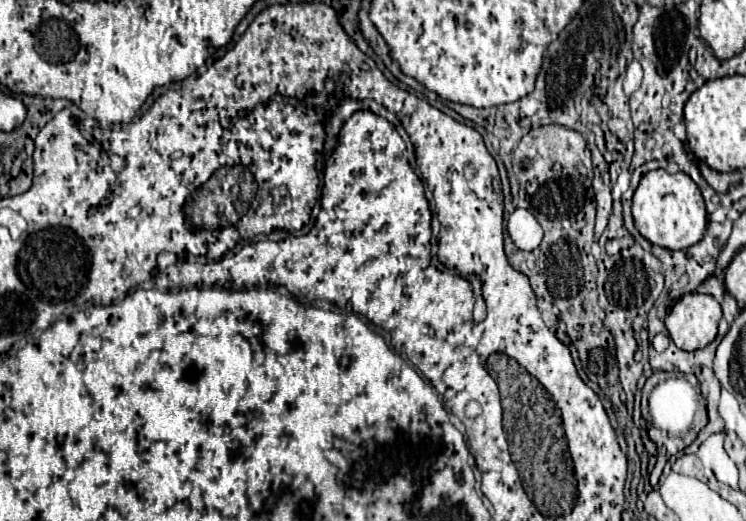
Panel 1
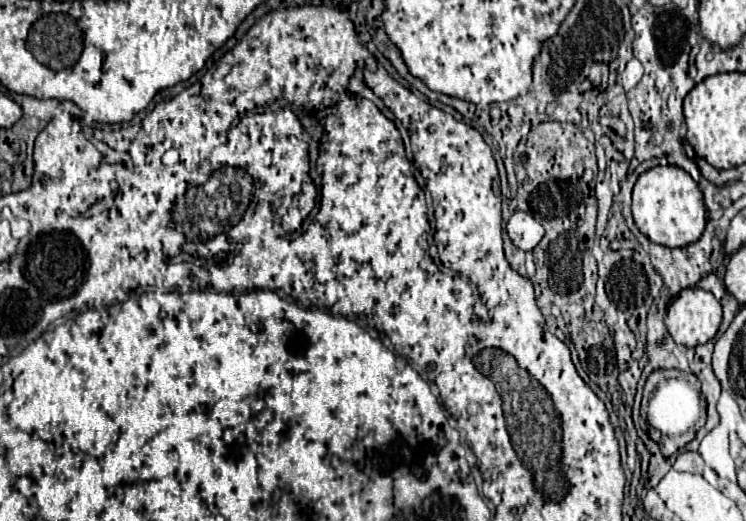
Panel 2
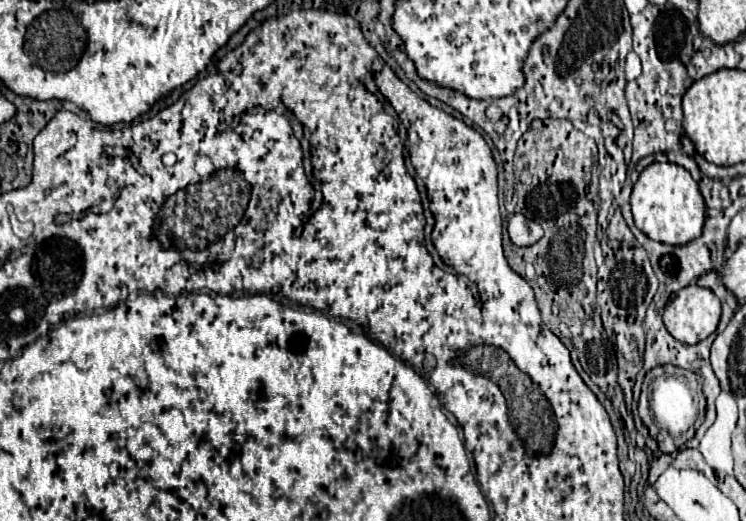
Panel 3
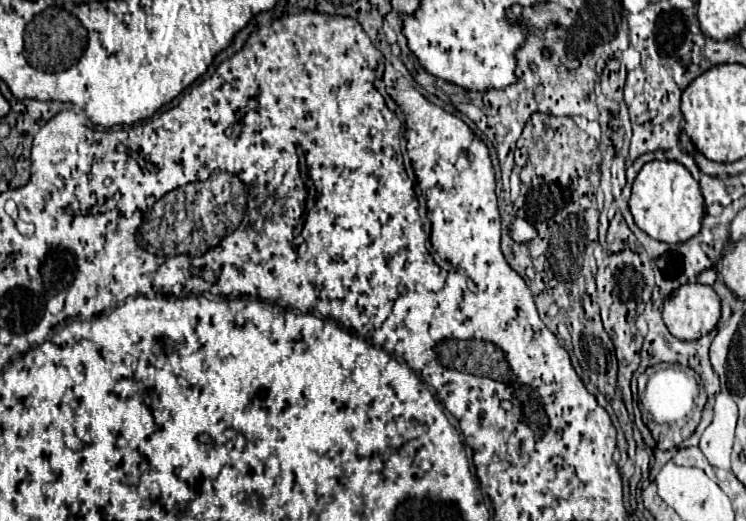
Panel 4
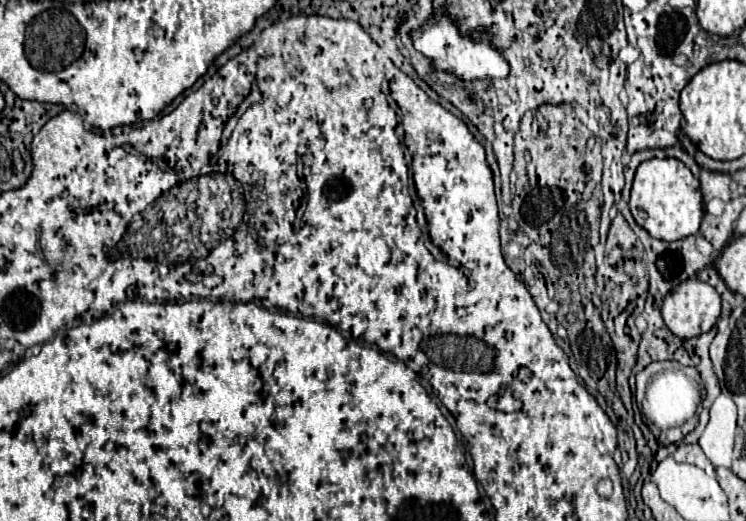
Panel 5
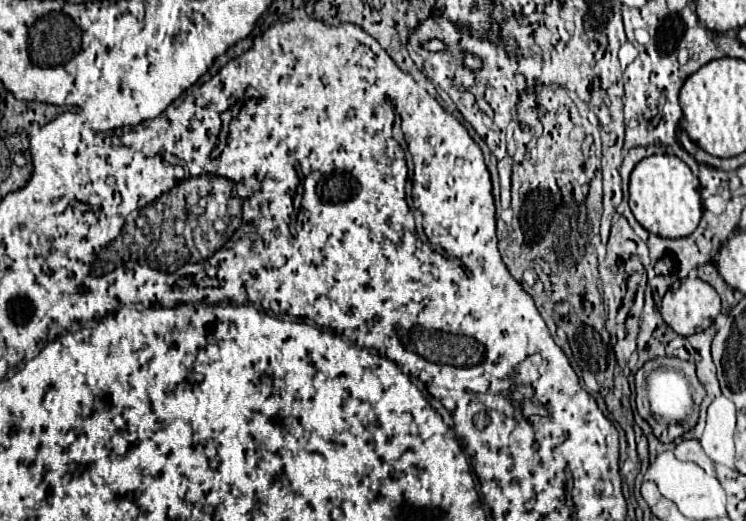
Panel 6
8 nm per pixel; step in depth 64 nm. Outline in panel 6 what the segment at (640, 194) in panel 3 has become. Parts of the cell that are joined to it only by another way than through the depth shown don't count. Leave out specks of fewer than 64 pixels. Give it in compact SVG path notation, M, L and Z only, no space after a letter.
M652 154L640 160L630 174L630 208L634 218L652 234L664 238L682 238L698 228L702 200L698 178L674 154Z

